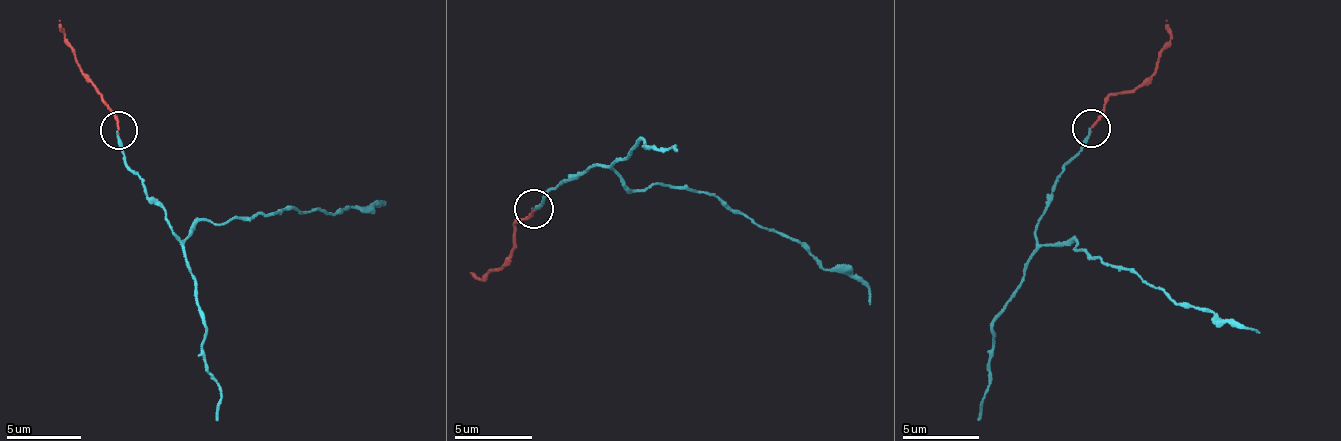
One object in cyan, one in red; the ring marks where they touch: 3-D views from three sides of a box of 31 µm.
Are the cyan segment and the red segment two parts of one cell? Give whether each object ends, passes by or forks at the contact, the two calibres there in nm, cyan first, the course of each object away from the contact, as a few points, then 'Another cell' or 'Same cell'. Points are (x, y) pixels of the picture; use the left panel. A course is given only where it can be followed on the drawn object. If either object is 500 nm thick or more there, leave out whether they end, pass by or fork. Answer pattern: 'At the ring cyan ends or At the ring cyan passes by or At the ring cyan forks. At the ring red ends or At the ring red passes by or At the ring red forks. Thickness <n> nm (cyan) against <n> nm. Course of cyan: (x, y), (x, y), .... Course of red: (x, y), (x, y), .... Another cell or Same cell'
At the ring cyan ends. At the ring red ends. Thickness 170 nm (cyan) against 160 nm. Course of cyan: (118, 129), (123, 163), (180, 238), (193, 234), (200, 220), (228, 223), (293, 207), (329, 214), (380, 205). Course of red: (118, 129), (63, 35), (60, 21). Same cell

